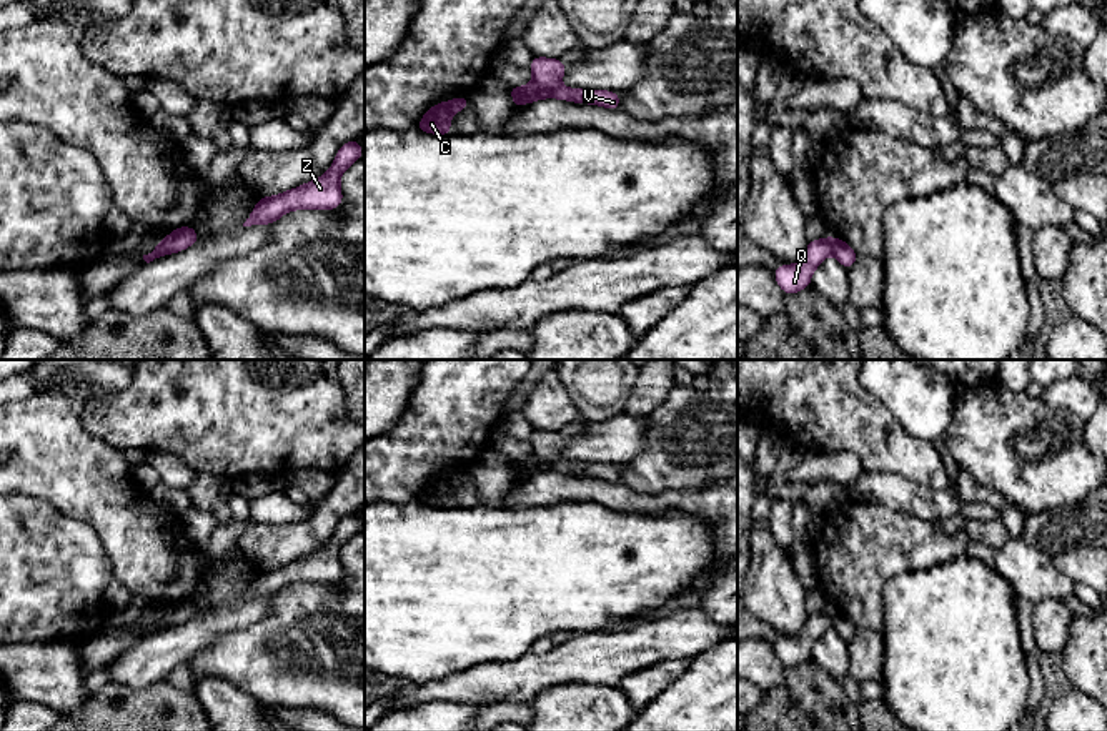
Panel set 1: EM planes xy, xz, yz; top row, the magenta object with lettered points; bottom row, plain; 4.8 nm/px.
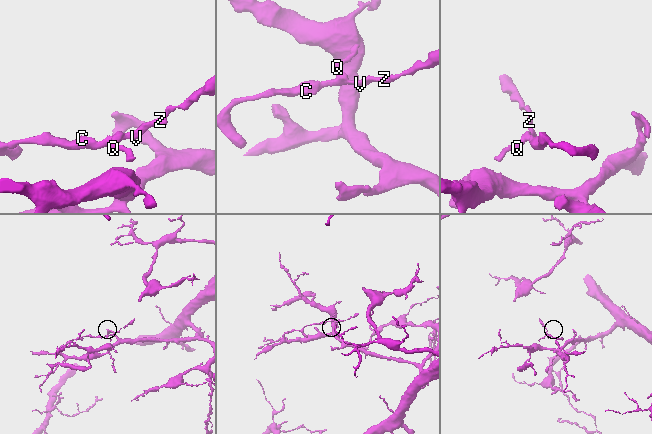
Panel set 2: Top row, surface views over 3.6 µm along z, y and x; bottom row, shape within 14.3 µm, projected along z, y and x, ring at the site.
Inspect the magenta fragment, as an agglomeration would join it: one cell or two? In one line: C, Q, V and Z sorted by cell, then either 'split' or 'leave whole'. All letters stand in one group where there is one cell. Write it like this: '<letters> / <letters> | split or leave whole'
C V Z / Q | split

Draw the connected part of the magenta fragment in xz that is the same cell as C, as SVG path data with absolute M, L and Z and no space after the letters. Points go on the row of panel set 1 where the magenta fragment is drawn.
M458 97L429 107L416 128L434 135L451 135L451 115L464 110L469 103L469 97Z

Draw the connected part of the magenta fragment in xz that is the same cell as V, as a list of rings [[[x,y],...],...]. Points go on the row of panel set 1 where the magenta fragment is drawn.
[[[534,82],[524,87],[509,87],[509,92],[514,107],[521,107],[543,98],[558,98],[558,100],[568,100],[574,103],[601,105],[608,110],[619,110],[618,92],[581,90],[581,88],[566,88],[566,87],[549,90],[539,87]]]

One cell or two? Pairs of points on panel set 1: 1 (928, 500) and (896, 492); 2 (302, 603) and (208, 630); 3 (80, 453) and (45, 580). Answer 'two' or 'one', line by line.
1: one
2: two
3: two

